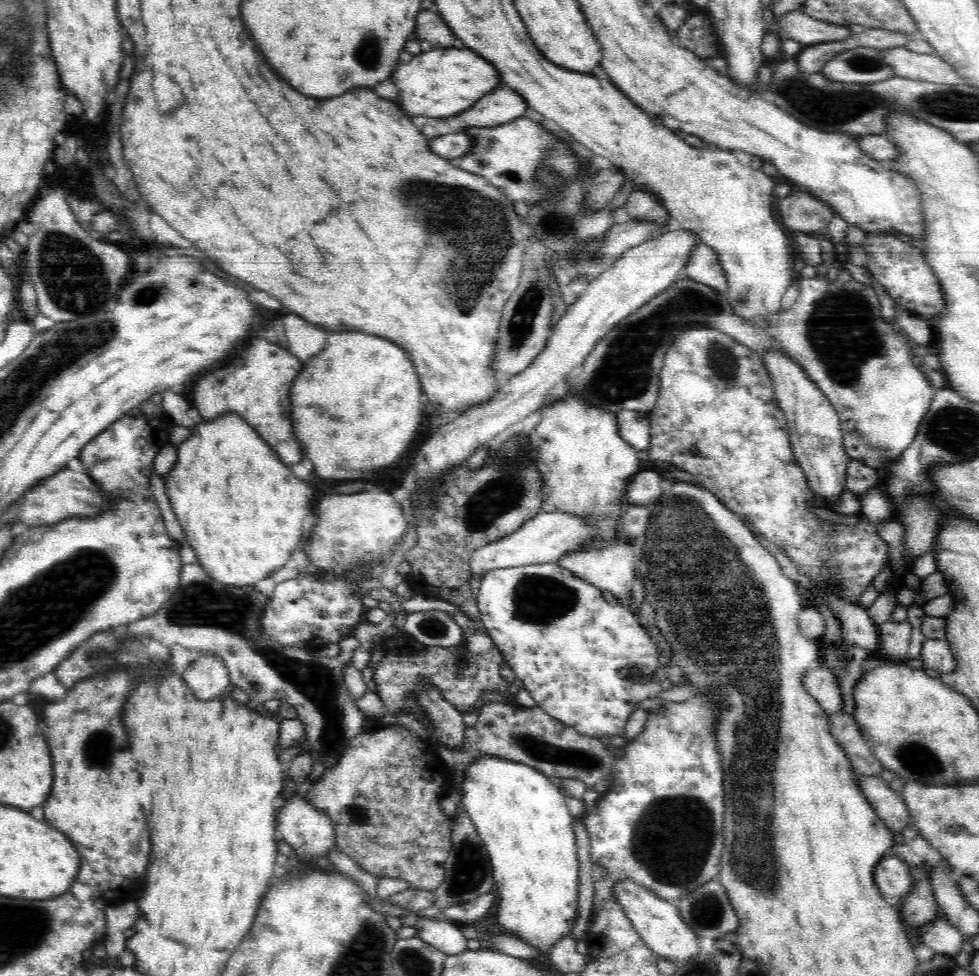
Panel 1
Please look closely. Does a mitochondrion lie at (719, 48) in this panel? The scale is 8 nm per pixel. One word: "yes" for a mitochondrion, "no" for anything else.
no

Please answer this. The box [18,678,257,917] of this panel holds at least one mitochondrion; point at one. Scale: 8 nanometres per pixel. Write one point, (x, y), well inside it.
(98, 749)

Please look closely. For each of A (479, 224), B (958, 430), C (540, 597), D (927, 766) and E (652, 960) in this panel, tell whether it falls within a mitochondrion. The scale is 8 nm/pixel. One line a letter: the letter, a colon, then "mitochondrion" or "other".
A: mitochondrion
B: mitochondrion
C: mitochondrion
D: mitochondrion
E: other

